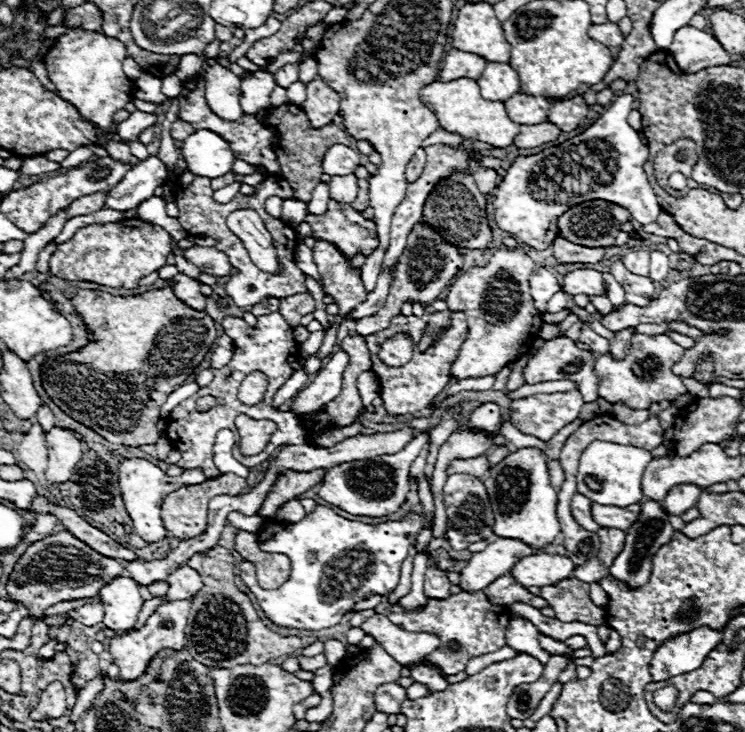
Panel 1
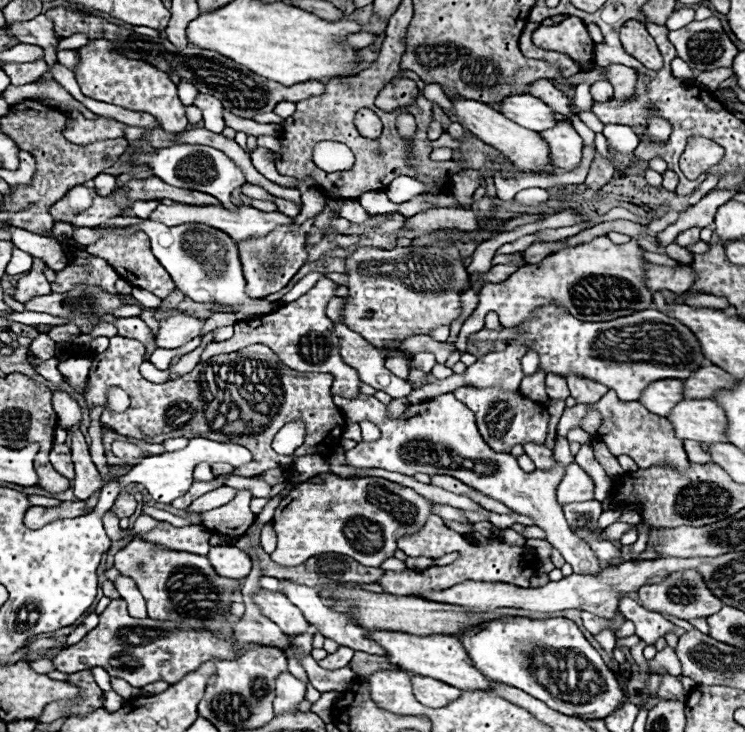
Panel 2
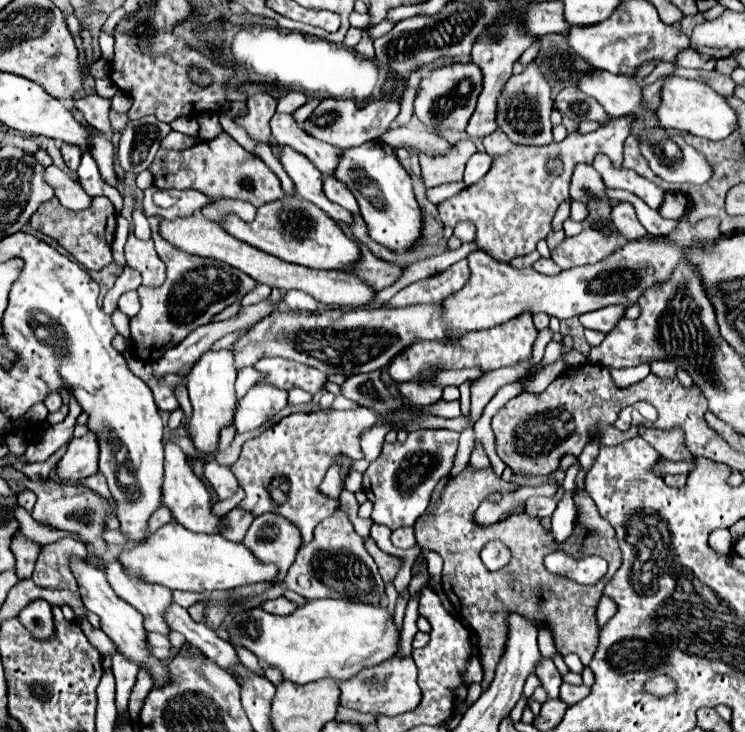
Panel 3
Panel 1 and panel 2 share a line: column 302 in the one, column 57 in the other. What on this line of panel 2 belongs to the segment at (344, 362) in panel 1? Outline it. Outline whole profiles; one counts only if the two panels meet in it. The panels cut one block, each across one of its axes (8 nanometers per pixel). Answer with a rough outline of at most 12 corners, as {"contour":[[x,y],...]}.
{"contour":[[52,390],[60,426],[76,432],[82,420],[78,402],[64,390]]}

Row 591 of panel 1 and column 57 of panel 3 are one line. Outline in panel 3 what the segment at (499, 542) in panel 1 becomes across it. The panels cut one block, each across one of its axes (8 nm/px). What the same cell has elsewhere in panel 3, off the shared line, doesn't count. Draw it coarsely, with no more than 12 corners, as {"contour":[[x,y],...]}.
{"contour":[[96,436],[72,438],[56,466],[60,482],[98,472]]}

